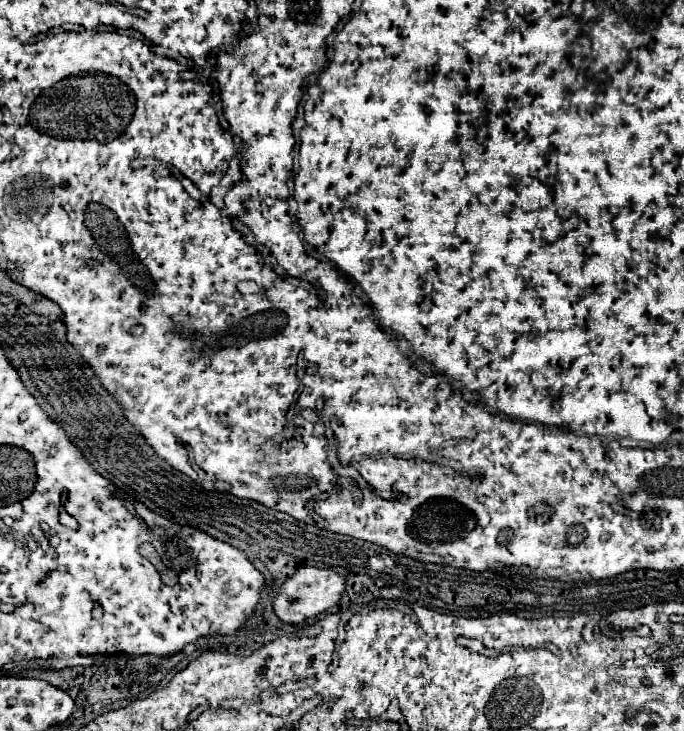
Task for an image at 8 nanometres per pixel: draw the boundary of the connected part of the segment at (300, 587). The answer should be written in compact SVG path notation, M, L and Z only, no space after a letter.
M302 566L296 570L294 576L290 576L276 592L274 598L274 612L276 616L286 624L302 624L308 618L314 618L328 608L336 606L340 596L344 592L344 578L328 568L314 568L314 566Z

